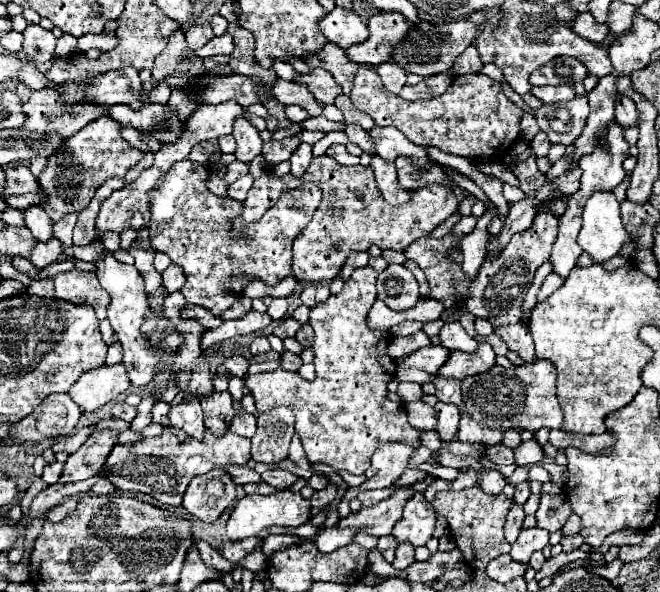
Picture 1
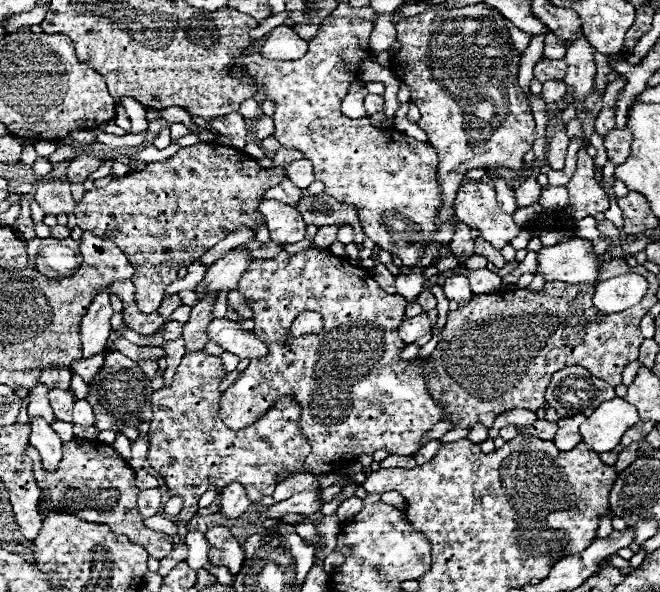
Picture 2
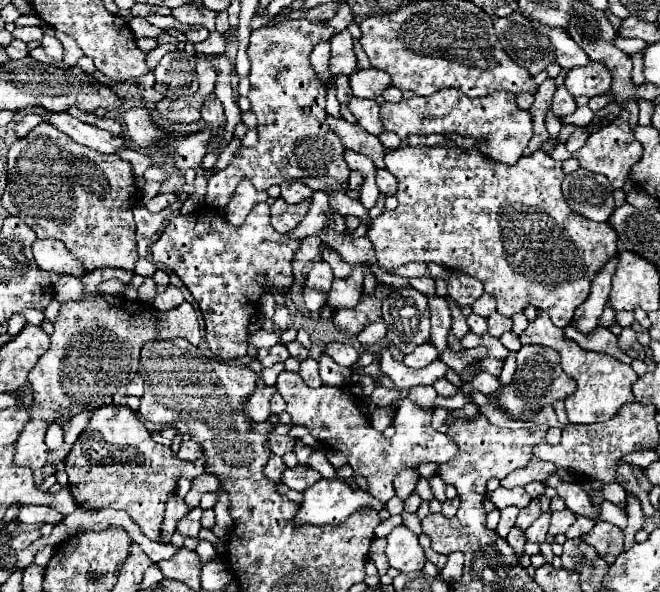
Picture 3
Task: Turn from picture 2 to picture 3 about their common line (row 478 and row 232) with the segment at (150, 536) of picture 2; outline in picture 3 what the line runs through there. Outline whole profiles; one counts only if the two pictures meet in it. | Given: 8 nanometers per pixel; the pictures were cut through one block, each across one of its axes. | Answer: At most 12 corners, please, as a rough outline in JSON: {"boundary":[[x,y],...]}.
{"boundary":[[40,124],[4,208],[86,270],[134,266],[132,164]]}

